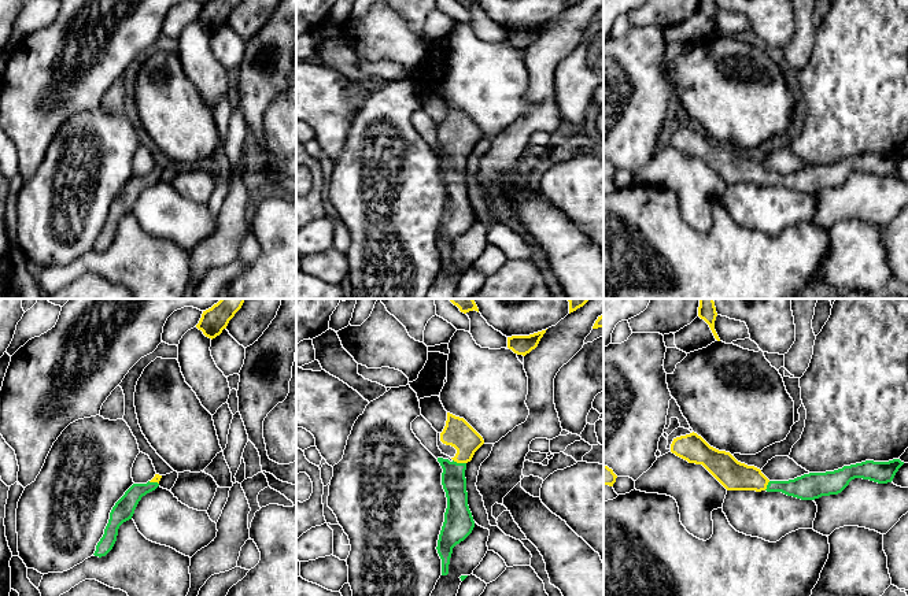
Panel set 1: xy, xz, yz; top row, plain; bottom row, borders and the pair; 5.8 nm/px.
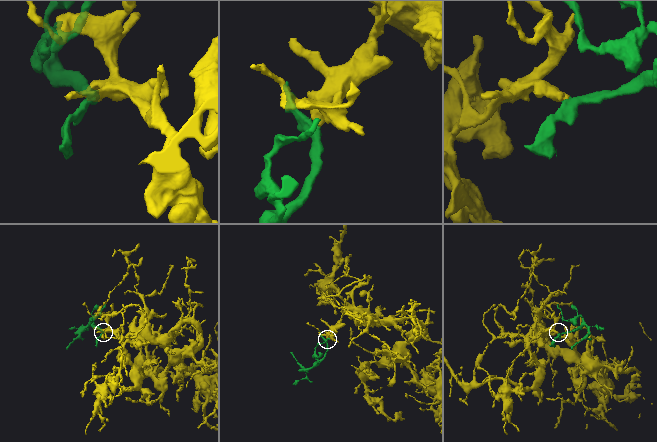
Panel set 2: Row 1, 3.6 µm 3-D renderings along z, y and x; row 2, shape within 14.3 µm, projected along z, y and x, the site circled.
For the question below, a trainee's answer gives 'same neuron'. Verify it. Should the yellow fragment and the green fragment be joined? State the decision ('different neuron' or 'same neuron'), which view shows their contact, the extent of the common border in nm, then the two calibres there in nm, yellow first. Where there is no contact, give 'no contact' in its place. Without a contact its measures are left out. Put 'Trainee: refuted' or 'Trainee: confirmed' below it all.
same neuron | xz | 80 nm | 170/140 nm
Trainee: confirmed

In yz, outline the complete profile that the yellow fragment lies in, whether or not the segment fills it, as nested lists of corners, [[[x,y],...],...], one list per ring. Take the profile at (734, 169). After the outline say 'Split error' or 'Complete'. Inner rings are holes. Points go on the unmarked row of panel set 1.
[[[690,126],[673,132],[671,145],[689,156],[702,158],[727,184],[767,184],[782,185],[801,193],[815,193],[822,189],[841,186],[852,173],[863,171],[878,177],[892,175],[898,162],[904,158],[900,152],[889,155],[865,153],[861,156],[844,159],[842,162],[826,166],[809,166],[789,174],[769,174],[760,162],[738,155],[730,145],[710,140],[697,126]]]. Split error

